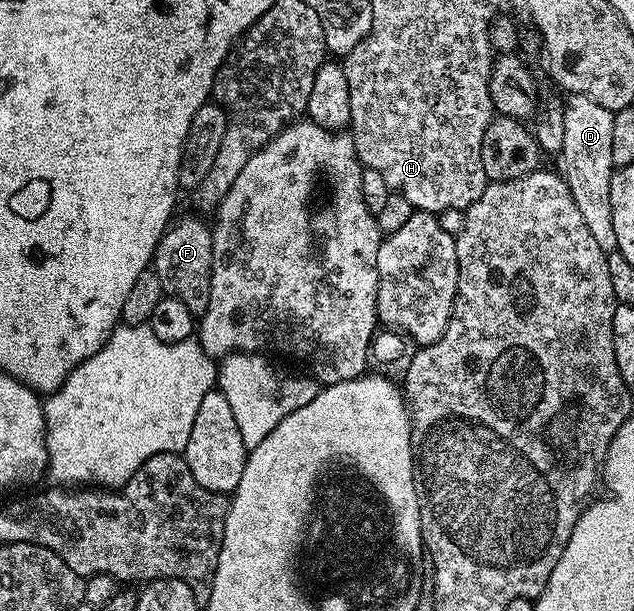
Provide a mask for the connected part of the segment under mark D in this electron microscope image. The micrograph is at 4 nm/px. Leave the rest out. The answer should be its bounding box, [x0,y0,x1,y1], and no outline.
[558,95,615,252]

